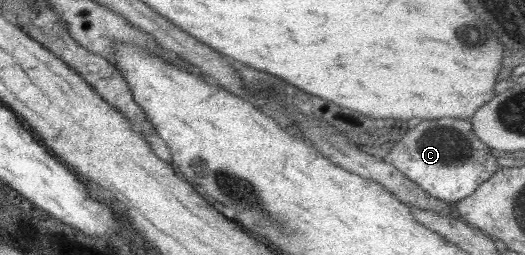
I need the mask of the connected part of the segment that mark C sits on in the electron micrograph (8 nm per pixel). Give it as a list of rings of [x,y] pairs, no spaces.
[[[469,119],[421,120],[392,148],[394,150],[388,154],[390,158],[387,161],[396,170],[415,182],[428,196],[451,205],[470,196],[479,184],[500,168],[490,155],[488,146],[473,133]]]

